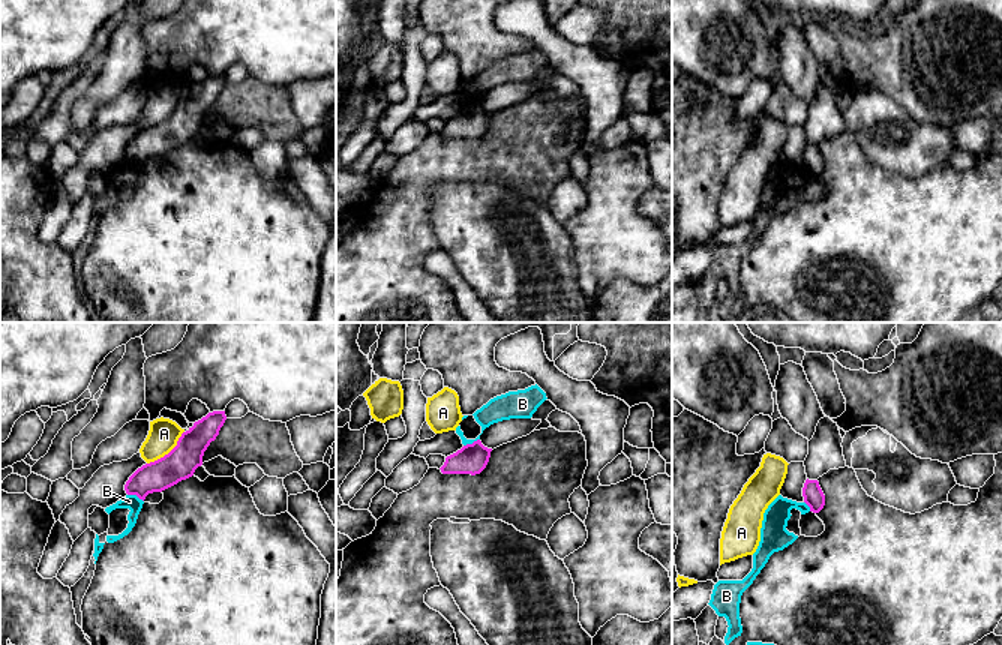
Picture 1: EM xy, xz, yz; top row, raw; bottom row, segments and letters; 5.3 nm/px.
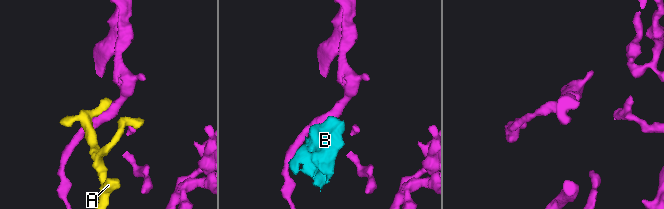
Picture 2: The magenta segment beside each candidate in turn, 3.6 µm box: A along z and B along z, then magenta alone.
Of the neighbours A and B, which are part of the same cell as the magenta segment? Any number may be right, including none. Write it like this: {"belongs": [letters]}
{"belongs": []}

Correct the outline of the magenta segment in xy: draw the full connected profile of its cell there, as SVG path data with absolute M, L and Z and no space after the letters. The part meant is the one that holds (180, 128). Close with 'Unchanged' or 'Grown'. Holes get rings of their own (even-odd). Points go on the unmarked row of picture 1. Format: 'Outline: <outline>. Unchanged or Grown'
Outline: M213 75L195 86L168 118L142 129L129 141L124 148L126 158L144 165L148 158L162 156L192 141L202 129L204 116L216 104L225 84L225 75Z. Unchanged

